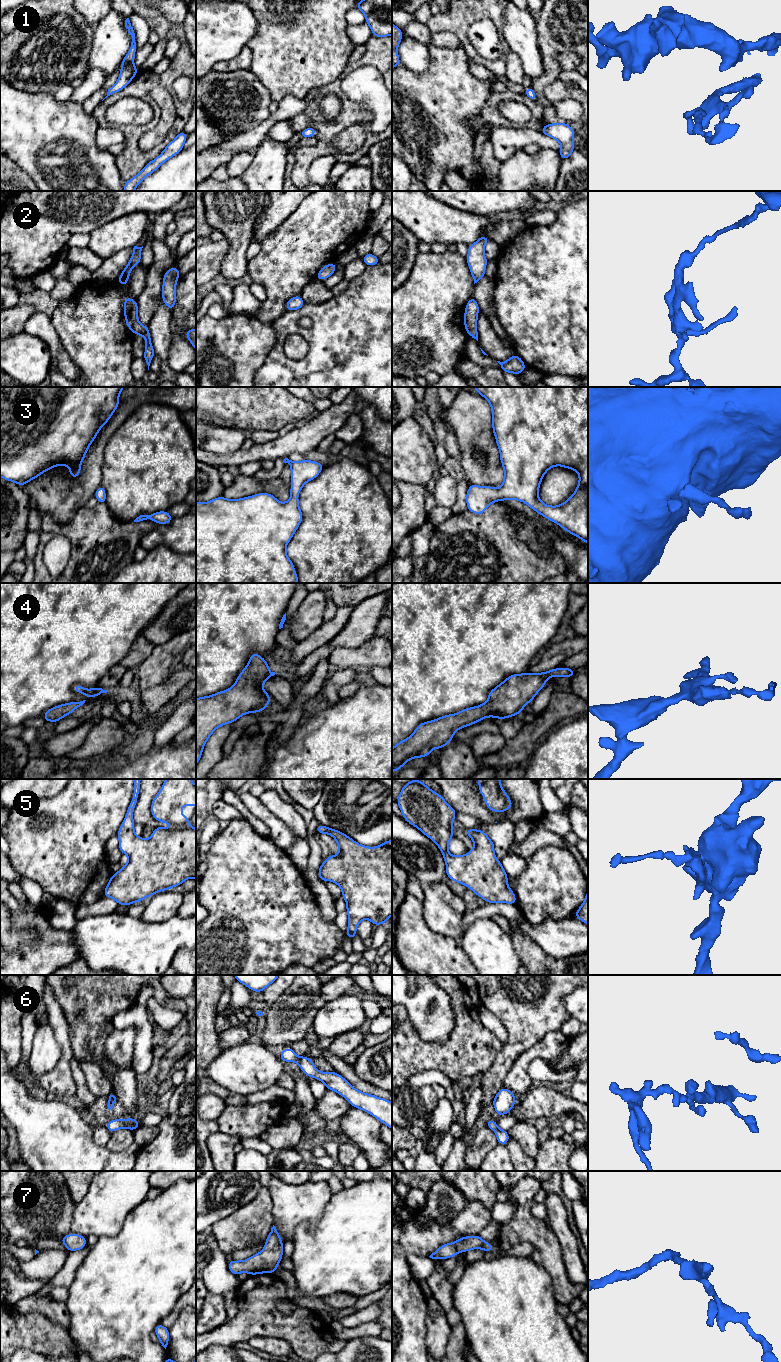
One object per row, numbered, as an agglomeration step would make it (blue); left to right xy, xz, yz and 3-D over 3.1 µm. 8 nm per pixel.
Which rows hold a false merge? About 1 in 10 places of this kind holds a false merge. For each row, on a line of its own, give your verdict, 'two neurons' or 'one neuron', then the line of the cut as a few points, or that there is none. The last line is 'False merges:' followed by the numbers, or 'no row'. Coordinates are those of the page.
1: one neuron | no cut
2: one neuron | no cut
3: one neuron | no cut
4: one neuron | no cut
5: one neuron | no cut
6: one neuron | no cut
7: one neuron | no cut
False merges: no row

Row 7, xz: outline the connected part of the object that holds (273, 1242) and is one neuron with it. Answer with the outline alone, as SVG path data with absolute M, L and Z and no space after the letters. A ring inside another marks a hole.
M273 1225L266 1239L264 1248L246 1260L228 1262L230 1272L238 1276L242 1272L249 1275L257 1275L262 1273L272 1273L275 1271L283 1257L283 1241Z

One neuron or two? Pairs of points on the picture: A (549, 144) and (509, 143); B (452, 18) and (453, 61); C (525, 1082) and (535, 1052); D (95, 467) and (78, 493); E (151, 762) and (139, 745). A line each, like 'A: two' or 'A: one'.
A: one
B: two
C: one
D: one
E: two

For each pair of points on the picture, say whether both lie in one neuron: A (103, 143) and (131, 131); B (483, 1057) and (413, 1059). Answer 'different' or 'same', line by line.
A: different
B: same

